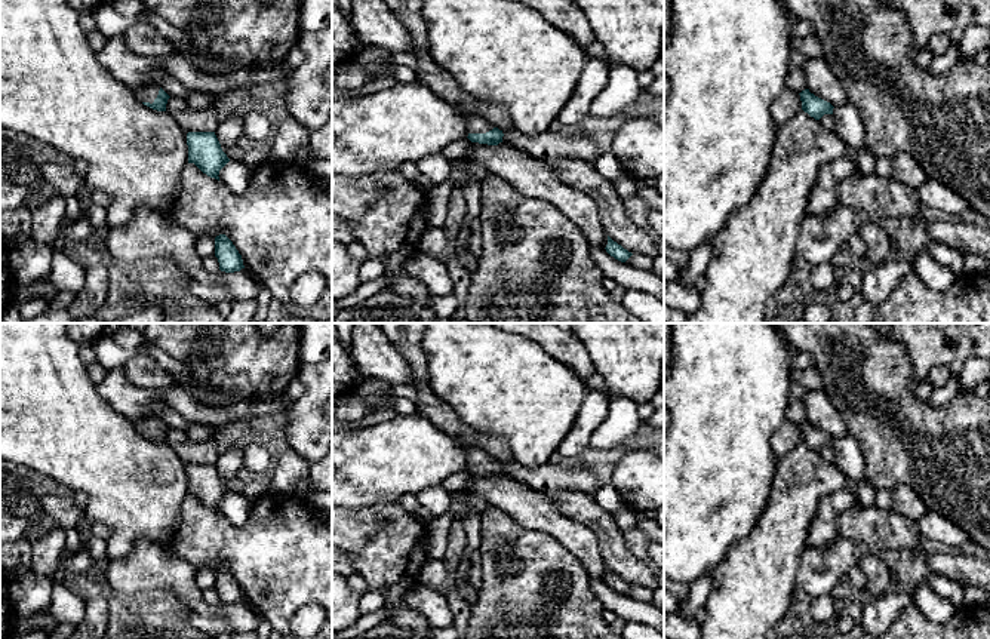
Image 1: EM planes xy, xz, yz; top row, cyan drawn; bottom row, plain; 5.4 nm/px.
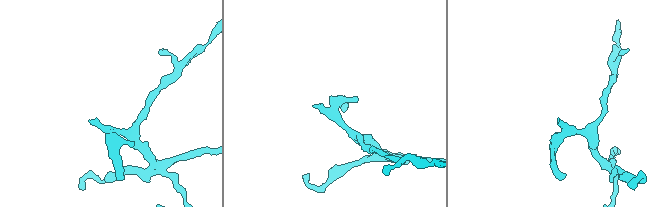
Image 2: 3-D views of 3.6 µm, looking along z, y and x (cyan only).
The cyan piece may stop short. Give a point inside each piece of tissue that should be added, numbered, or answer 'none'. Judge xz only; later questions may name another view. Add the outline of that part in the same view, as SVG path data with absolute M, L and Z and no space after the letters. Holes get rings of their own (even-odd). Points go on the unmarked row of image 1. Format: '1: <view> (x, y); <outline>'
1: xz (476, 455); M455 437L455 440L465 451L468 466L486 466L494 461L494 457L483 451L482 448L477 448L461 437Z

